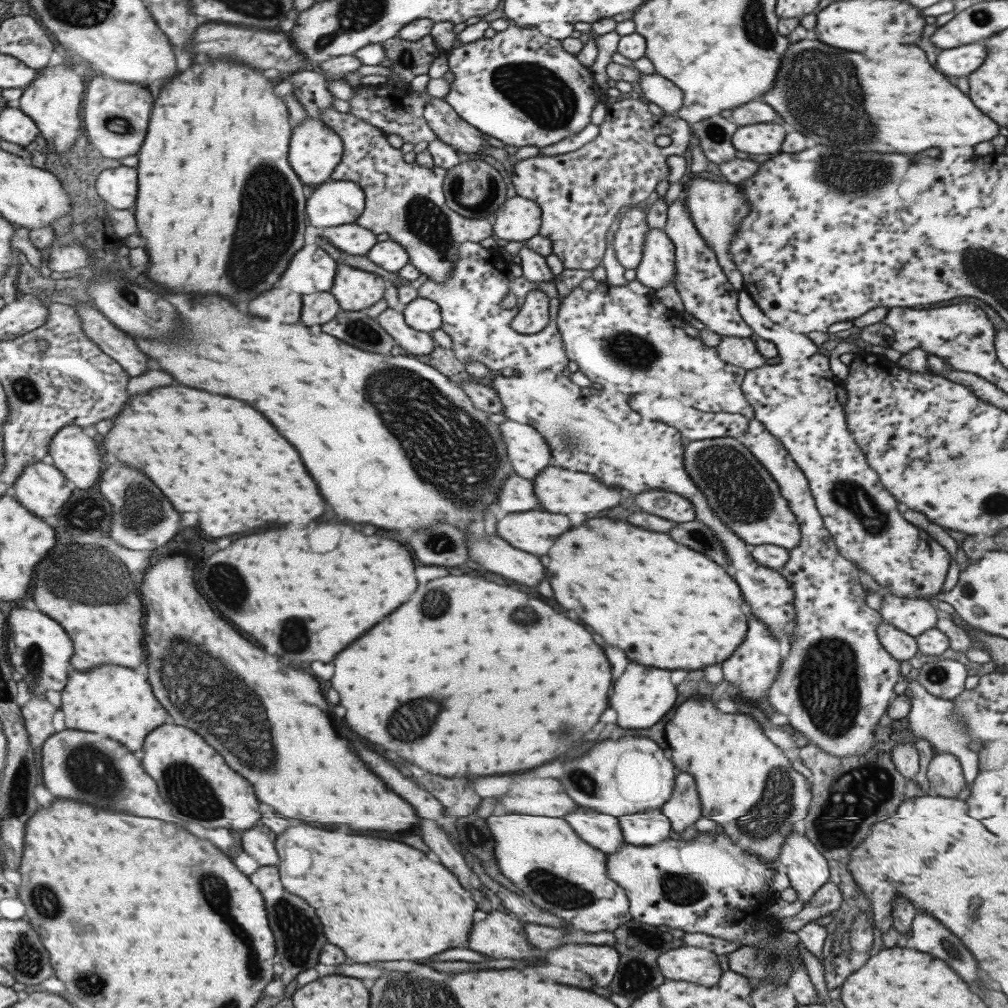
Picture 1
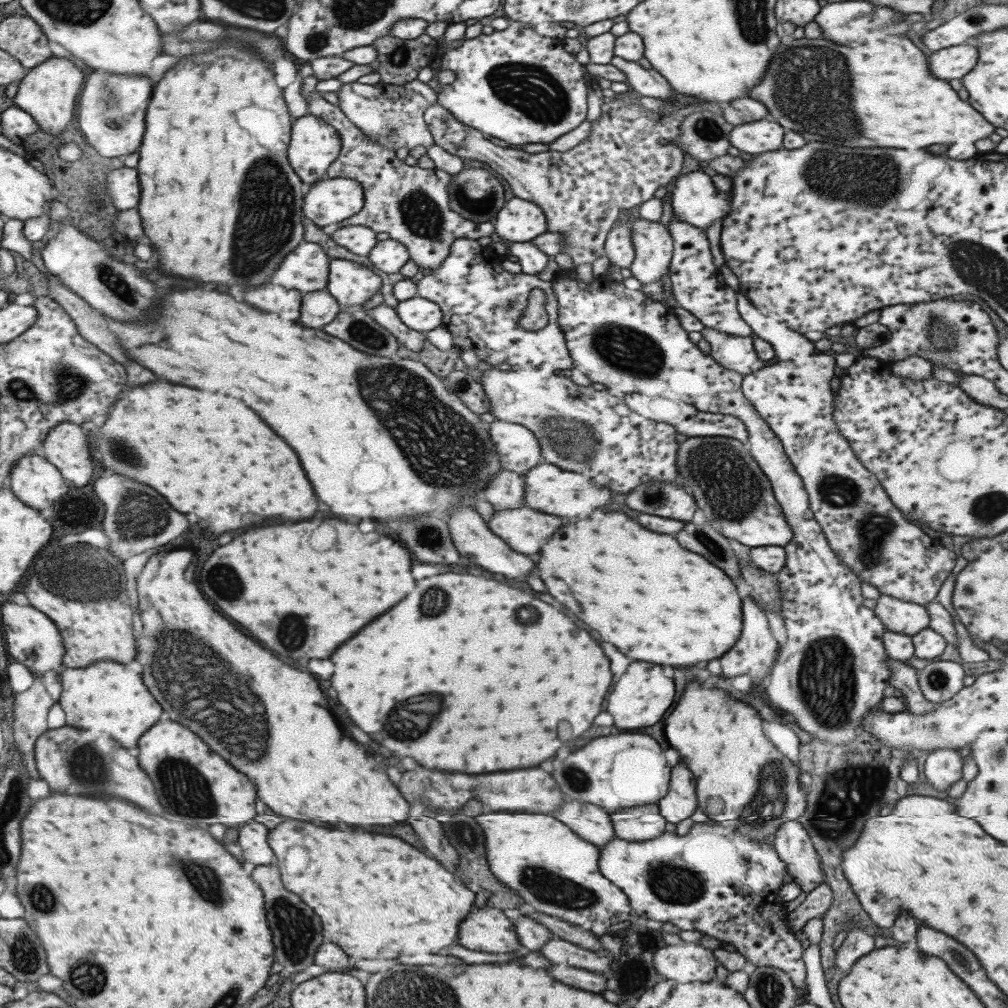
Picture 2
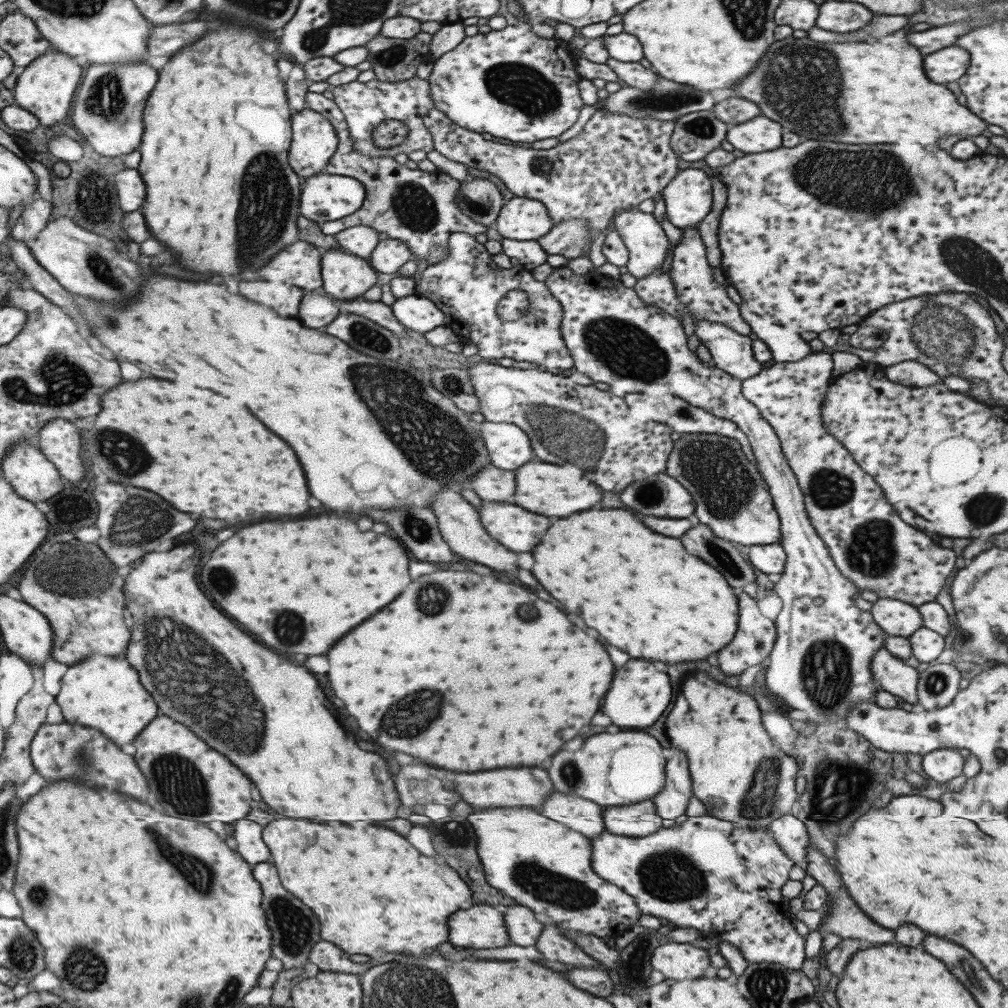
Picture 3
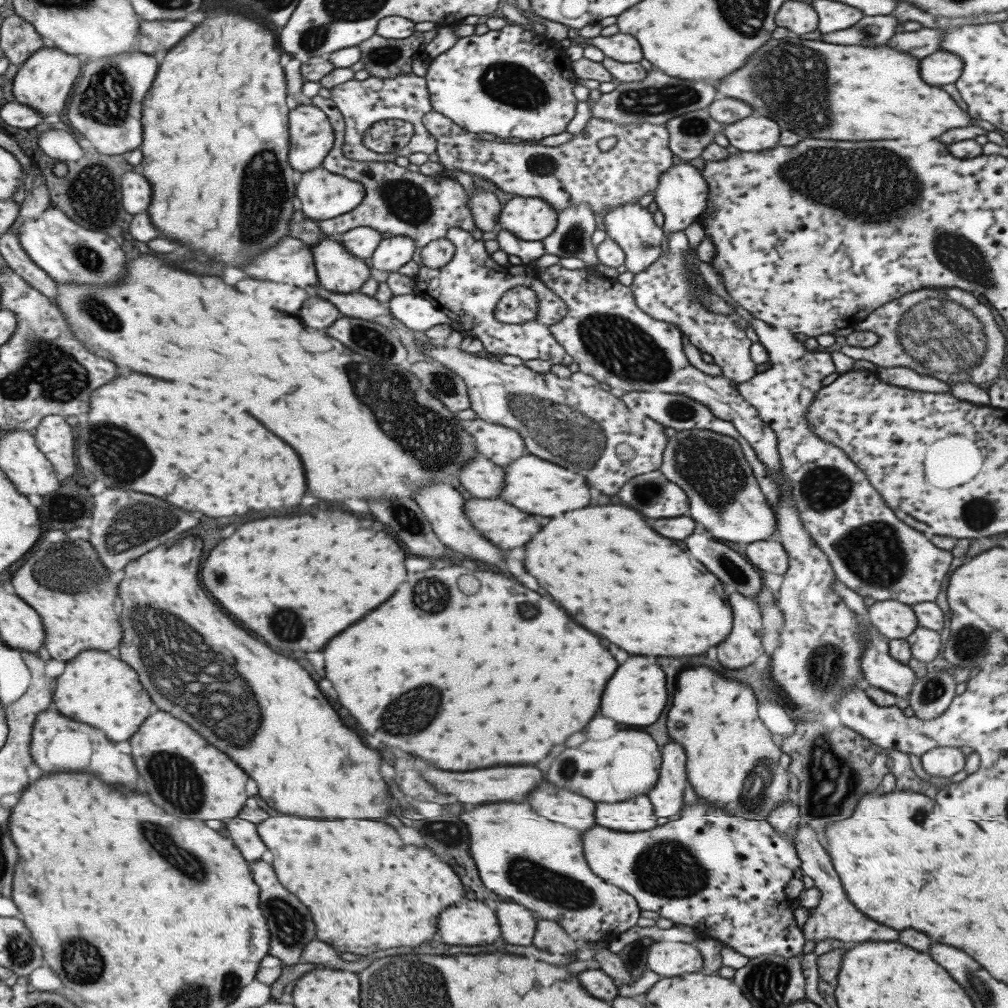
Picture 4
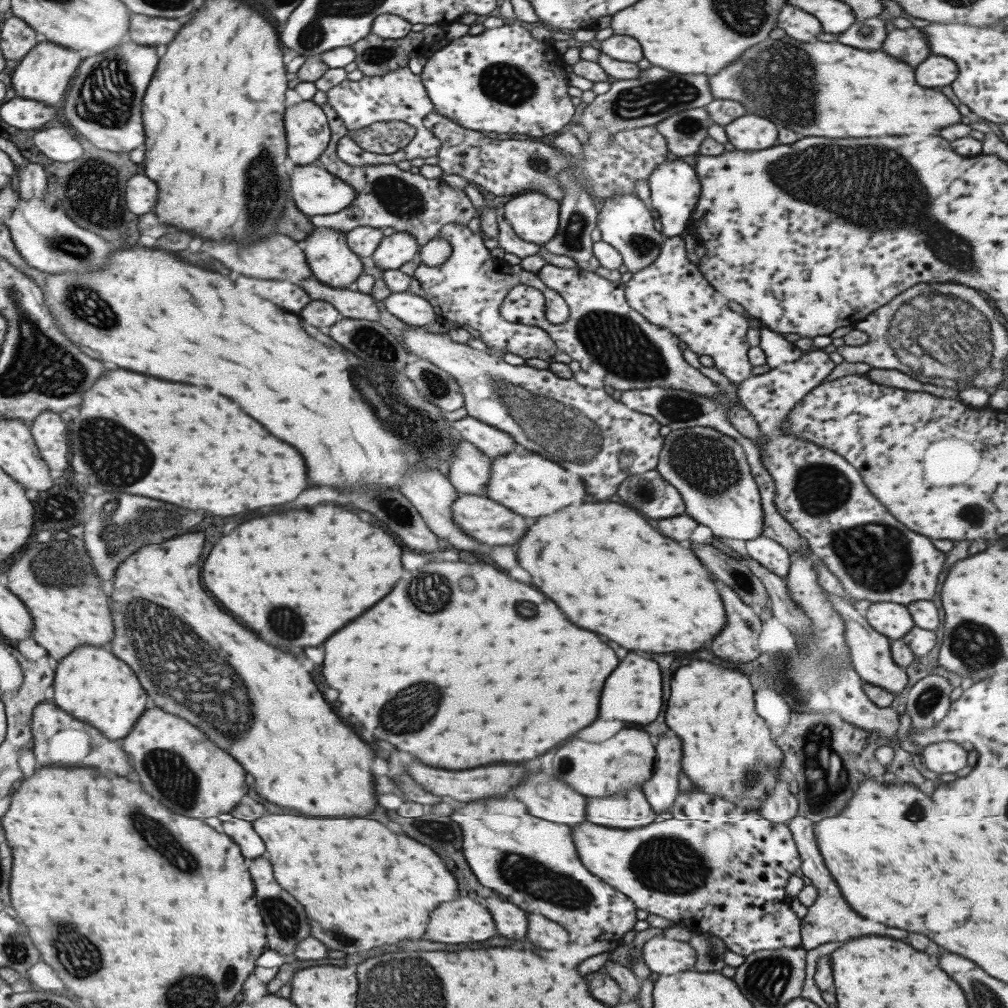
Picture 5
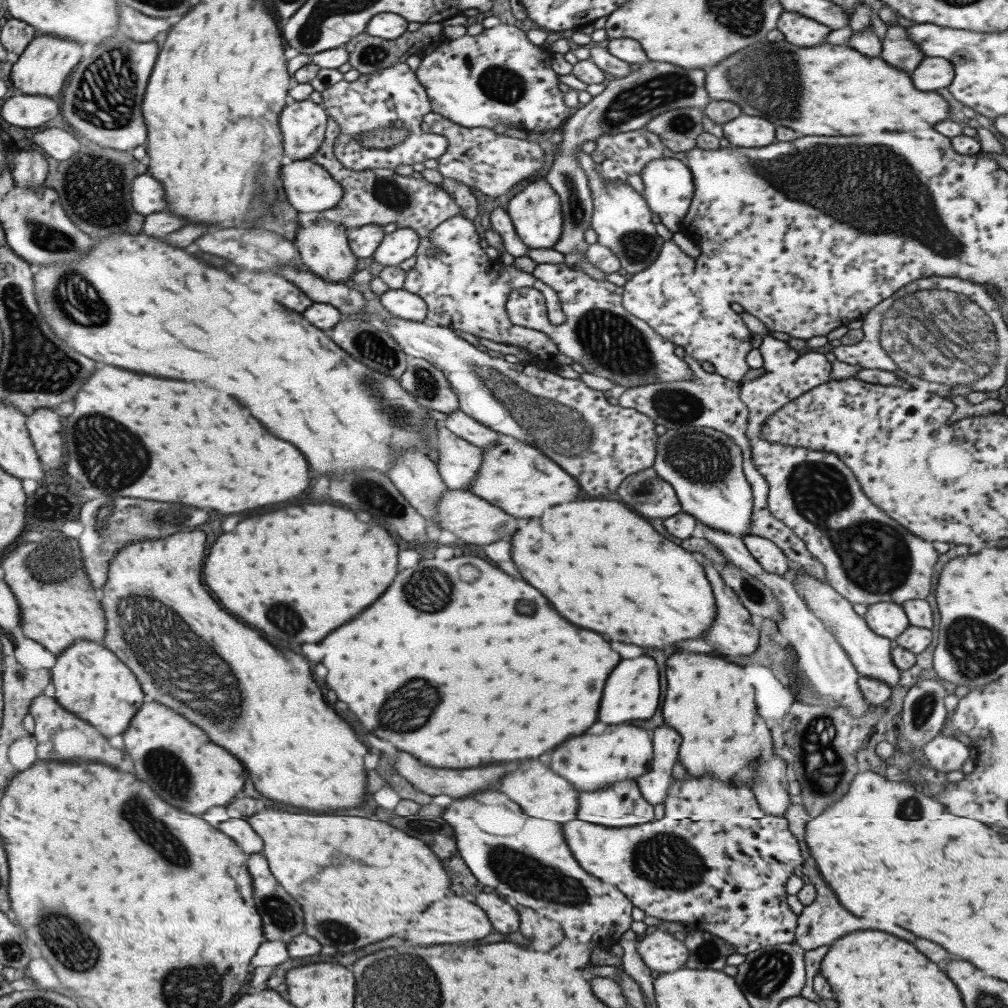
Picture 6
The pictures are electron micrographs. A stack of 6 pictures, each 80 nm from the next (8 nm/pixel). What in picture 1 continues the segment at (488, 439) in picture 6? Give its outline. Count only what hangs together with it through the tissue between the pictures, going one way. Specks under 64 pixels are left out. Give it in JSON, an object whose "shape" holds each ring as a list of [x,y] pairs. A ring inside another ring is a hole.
{"shape":[[[504,420],[498,424],[498,431],[502,441],[505,443],[507,458],[512,472],[517,476],[531,481],[542,468],[552,464],[547,443],[533,427],[519,424],[513,420]]]}

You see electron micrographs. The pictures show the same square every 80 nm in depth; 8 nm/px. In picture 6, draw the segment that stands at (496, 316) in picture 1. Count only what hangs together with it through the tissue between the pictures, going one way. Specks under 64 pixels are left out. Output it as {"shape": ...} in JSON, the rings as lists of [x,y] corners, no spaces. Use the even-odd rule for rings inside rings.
{"shape":[[[463,215],[447,218],[425,238],[418,239],[414,254],[416,261],[413,268],[405,273],[403,290],[412,292],[423,300],[427,309],[425,321],[491,342],[515,346],[521,352],[535,357],[538,362],[543,362],[550,370],[561,364],[570,365],[572,360],[561,354],[545,334],[514,325],[505,312],[505,301],[510,292],[528,287],[538,290],[544,297],[548,321],[552,325],[561,324],[564,314],[555,291],[536,280],[531,273],[520,272],[513,265],[503,265],[498,258],[487,257],[480,247],[479,240],[475,226]],[[430,248],[436,248],[438,251],[434,255],[428,255]]]}

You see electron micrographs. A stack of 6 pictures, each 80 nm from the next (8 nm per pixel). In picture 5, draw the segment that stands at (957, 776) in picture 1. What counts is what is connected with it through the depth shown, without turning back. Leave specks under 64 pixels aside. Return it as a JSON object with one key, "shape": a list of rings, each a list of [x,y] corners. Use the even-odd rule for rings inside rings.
{"shape":[[[939,741],[928,744],[919,753],[923,764],[929,771],[953,774],[967,765],[967,754],[958,742]]]}

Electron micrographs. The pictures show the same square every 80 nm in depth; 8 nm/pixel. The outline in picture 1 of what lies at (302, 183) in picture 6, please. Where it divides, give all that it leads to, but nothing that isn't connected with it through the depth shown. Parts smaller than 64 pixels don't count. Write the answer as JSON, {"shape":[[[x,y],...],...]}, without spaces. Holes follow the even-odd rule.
{"shape":[[[326,180],[307,200],[311,226],[336,227],[354,223],[364,209],[364,192],[350,180]]]}

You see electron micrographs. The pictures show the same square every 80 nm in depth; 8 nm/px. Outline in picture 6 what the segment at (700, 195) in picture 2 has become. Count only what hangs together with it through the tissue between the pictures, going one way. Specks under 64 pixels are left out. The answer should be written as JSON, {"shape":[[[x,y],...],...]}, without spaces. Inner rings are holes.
{"shape":[[[661,157],[645,163],[638,175],[643,183],[641,195],[649,210],[659,216],[669,232],[678,232],[678,224],[685,216],[693,194],[691,171],[678,159]]]}

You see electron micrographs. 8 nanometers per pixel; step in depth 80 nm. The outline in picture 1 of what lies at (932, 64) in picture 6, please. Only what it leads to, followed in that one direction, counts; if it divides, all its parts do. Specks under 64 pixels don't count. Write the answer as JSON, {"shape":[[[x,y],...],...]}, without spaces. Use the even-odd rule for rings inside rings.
{"shape":[[[982,42],[962,44],[955,48],[941,49],[935,58],[935,69],[945,76],[967,76],[975,71],[986,55]]]}

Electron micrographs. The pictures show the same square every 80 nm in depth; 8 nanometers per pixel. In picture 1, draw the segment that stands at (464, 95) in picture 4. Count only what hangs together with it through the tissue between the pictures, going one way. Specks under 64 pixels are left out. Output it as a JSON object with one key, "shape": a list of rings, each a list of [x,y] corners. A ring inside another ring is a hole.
{"shape":[[[509,23],[505,30],[491,38],[479,38],[446,52],[447,67],[453,74],[443,100],[467,124],[506,145],[543,147],[571,136],[589,124],[595,101],[604,95],[594,81],[590,68],[581,66],[575,55],[561,47],[559,39],[543,36],[536,27],[520,27]]]}

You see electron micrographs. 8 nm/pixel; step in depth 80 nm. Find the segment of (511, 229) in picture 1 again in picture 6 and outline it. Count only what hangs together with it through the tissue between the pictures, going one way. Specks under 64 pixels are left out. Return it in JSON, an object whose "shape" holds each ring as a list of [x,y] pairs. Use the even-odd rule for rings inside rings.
{"shape":[[[545,178],[529,180],[525,187],[506,203],[506,213],[521,242],[531,248],[552,248],[559,240],[562,216],[560,200]]]}

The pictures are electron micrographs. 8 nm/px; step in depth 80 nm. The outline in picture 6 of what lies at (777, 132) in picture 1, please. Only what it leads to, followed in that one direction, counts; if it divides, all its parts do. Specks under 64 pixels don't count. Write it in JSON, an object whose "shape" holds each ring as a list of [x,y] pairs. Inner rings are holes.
{"shape":[[[745,113],[724,122],[721,128],[722,136],[734,147],[764,147],[775,141],[773,124]]]}

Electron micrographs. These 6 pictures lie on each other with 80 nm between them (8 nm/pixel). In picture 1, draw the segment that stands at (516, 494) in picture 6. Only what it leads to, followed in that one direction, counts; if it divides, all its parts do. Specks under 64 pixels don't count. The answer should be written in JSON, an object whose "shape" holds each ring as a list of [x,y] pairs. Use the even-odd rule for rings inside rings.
{"shape":[[[552,464],[542,468],[531,480],[533,492],[540,510],[551,514],[589,514],[605,508],[613,508],[619,502],[619,492],[601,486],[591,474],[557,468]]]}

